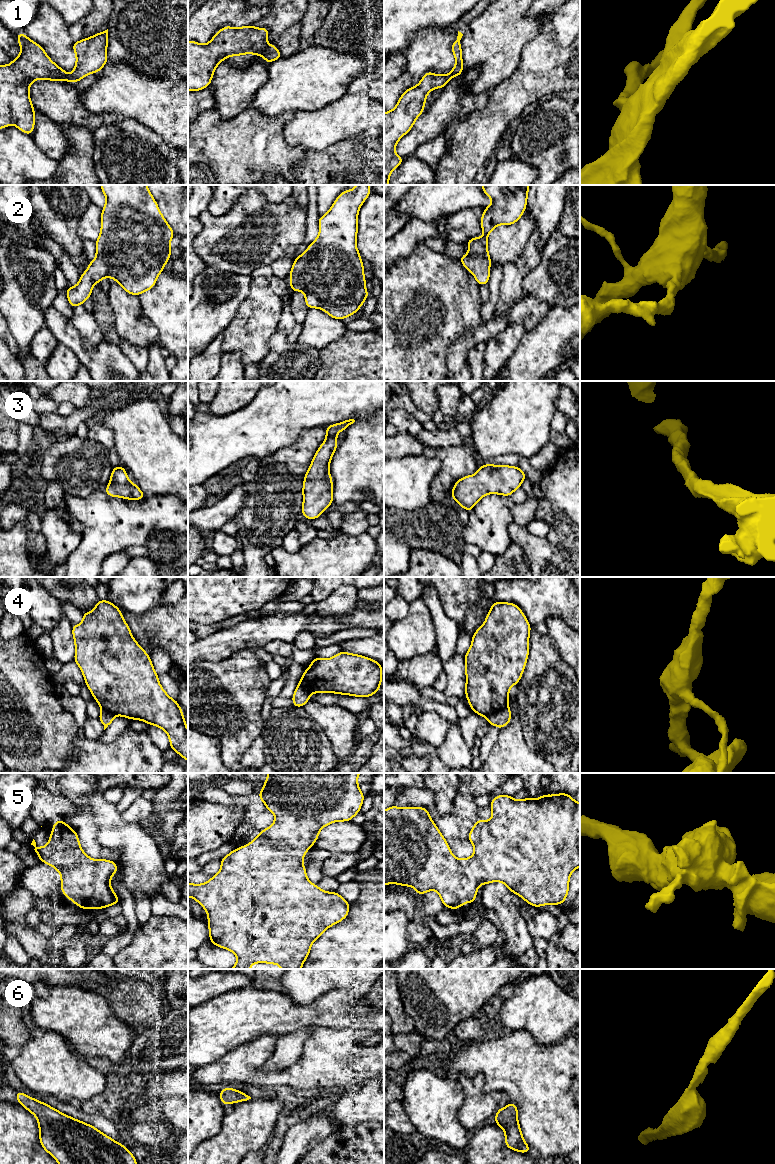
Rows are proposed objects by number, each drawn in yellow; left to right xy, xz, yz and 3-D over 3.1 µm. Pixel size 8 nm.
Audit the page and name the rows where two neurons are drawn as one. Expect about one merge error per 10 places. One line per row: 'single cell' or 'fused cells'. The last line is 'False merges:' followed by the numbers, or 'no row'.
1: single cell
2: single cell
3: single cell
4: fused cells
5: single cell
6: single cell
False merges: 4

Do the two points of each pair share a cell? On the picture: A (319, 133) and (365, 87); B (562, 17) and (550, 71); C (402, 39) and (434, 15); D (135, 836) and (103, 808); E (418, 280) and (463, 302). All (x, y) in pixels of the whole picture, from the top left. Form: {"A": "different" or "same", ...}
{"A": "different", "B": "different", "C": "same", "D": "same", "E": "same"}

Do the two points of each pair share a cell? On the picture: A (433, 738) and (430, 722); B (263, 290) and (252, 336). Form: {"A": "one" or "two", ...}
{"A": "one", "B": "one"}

